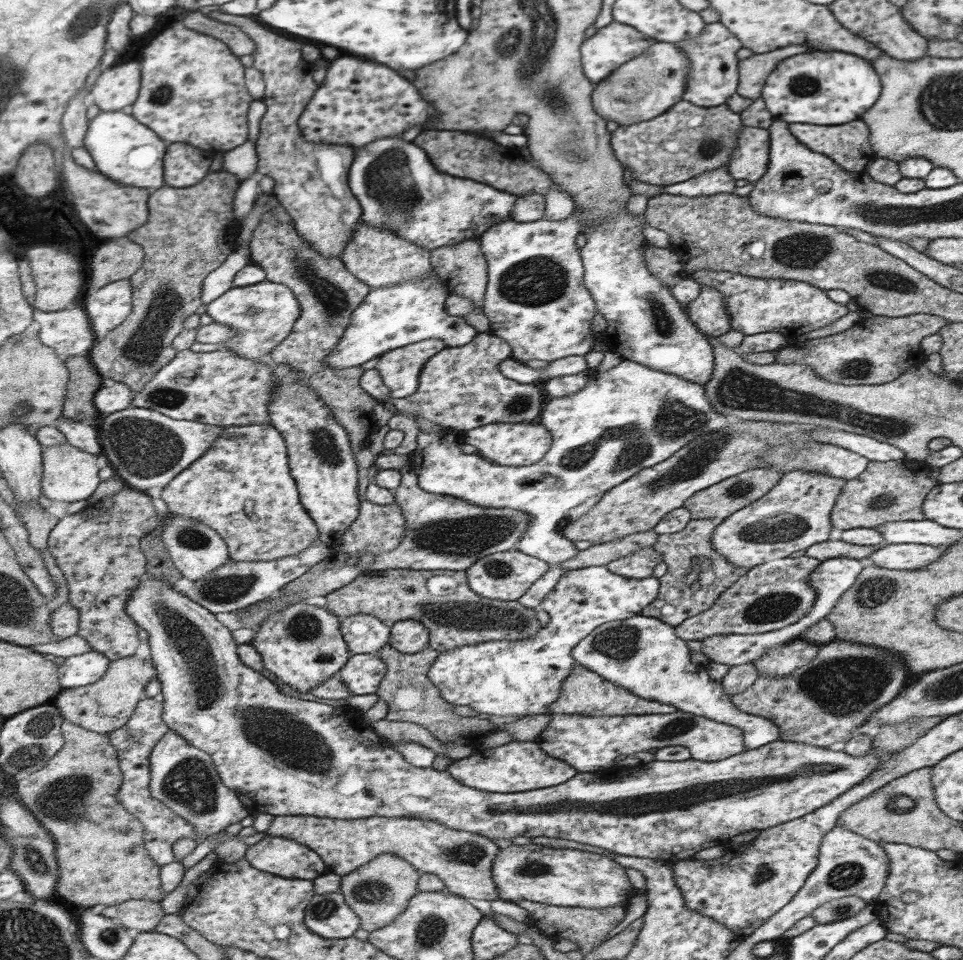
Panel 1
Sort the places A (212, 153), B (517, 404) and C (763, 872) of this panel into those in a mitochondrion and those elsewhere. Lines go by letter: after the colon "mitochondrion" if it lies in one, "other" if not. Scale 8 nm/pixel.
A: other
B: mitochondrion
C: mitochondrion

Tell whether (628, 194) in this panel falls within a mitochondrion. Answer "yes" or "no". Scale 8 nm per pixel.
no

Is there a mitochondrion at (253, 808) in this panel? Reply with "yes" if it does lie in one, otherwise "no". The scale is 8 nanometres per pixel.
no

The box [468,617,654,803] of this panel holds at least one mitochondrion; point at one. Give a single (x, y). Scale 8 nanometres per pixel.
(620, 642)

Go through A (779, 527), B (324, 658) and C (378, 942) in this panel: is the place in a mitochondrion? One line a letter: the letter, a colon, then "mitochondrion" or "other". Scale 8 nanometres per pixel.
A: mitochondrion
B: mitochondrion
C: other

